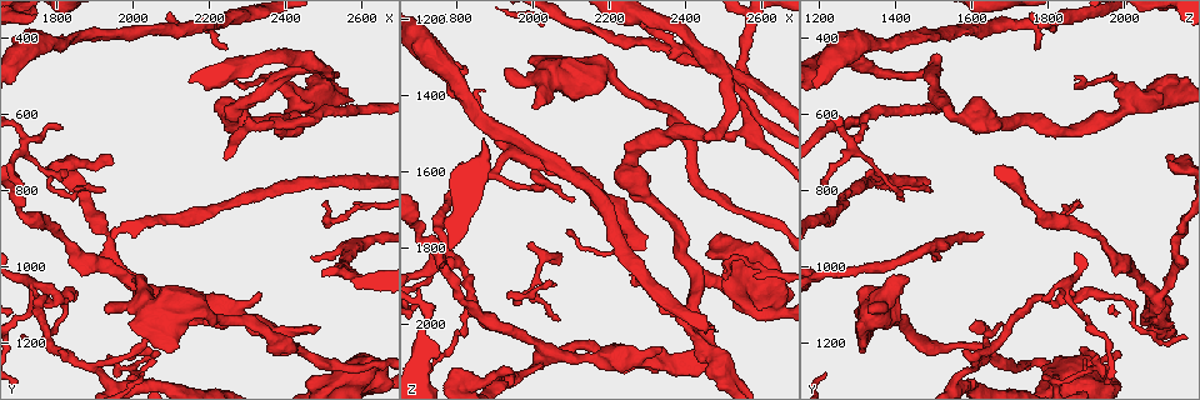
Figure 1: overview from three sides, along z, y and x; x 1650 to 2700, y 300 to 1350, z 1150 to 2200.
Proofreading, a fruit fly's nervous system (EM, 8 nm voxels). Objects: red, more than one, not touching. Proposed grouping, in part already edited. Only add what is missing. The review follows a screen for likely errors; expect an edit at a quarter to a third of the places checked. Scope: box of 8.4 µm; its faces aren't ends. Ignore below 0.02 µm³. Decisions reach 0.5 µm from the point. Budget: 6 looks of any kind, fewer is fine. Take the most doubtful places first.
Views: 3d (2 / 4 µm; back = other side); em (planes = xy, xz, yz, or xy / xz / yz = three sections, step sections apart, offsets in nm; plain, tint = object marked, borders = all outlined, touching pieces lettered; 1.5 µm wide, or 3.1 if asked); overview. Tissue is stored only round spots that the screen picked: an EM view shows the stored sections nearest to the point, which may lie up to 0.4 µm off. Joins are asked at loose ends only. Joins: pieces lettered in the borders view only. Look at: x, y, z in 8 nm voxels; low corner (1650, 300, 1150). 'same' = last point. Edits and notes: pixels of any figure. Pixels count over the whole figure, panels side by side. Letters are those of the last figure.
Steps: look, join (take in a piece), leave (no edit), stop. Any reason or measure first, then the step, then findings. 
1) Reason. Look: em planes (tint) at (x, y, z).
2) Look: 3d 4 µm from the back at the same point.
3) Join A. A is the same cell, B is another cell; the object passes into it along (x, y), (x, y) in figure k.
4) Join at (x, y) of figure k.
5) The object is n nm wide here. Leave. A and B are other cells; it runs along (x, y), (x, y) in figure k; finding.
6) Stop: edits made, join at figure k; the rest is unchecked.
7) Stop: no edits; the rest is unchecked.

Thick end. Look: 3d 4 µm at (2010, 1030, 1440).

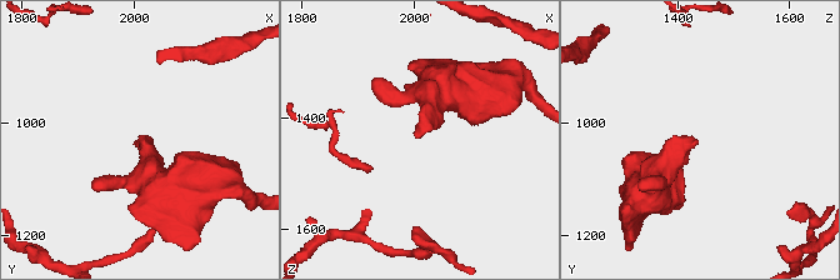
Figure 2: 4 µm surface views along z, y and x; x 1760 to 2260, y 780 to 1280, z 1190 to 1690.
Now the EM. Look: em planes (borders) at (2005, 1030, 1430).

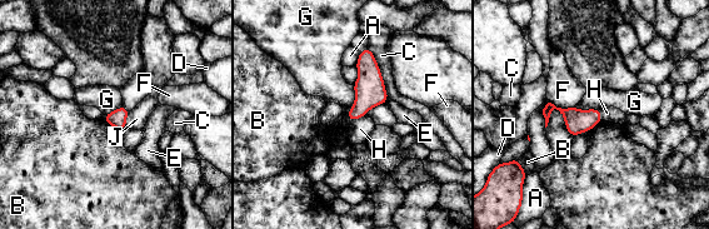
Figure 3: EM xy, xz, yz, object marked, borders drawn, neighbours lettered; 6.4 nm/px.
Leave. A, B, C, D, E, F, G, H and J are other cells; a border runs along (353, 85), (350, 120) in figure 3; no lettered piece goes on from it.

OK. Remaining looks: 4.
Branch stops here. Look: em planes (borders) at (2465, 980, 1510).

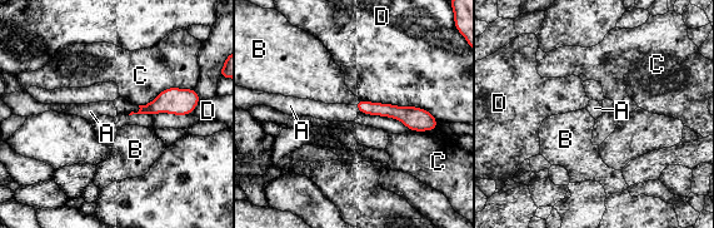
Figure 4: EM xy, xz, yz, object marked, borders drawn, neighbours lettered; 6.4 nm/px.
Join at (320, 110) of figure 4. A is the same cell, B, C and D are other cells; it goes on there.

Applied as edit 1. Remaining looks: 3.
Stop: edits made, join at figure 4; the rest is unchecked.

